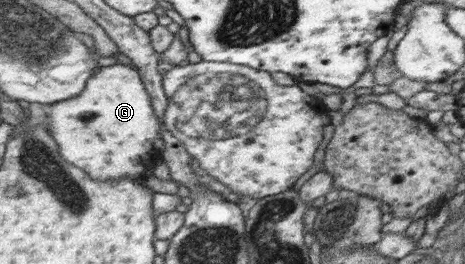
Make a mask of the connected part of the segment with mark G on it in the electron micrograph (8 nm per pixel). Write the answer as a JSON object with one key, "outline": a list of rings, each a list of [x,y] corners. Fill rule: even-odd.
{"outline":[[[120,62],[100,67],[98,72],[87,80],[82,92],[62,105],[47,105],[45,110],[47,129],[57,144],[60,157],[84,170],[94,180],[109,180],[123,176],[142,178],[143,175],[151,173],[153,168],[162,162],[160,158],[165,155],[161,124],[154,112],[151,96],[142,82],[140,73],[130,63]]]}

